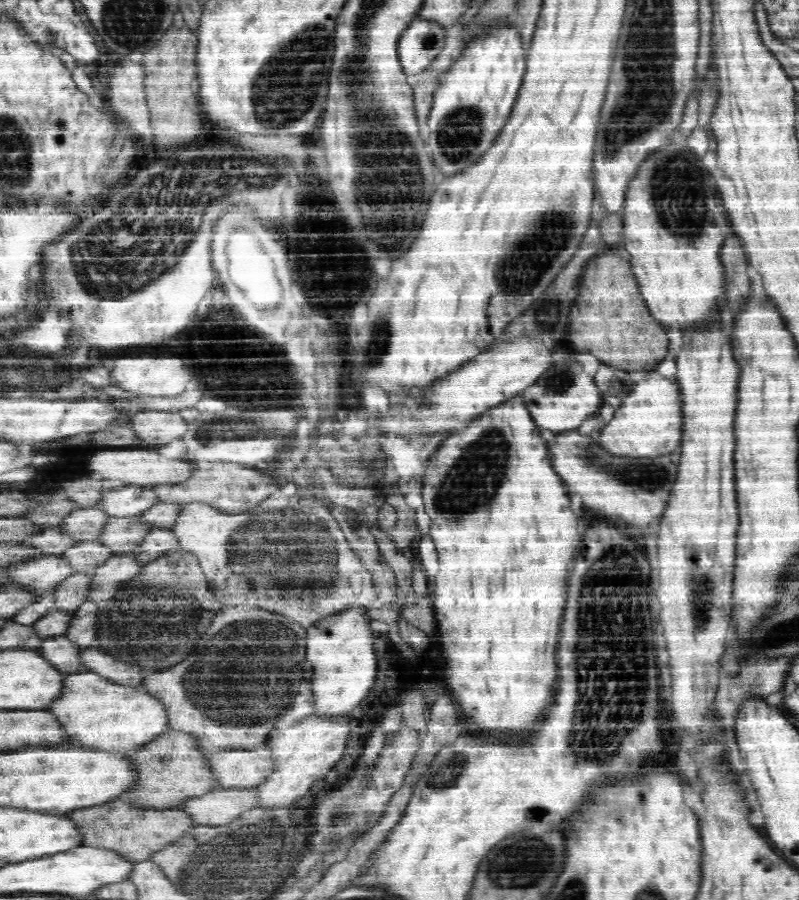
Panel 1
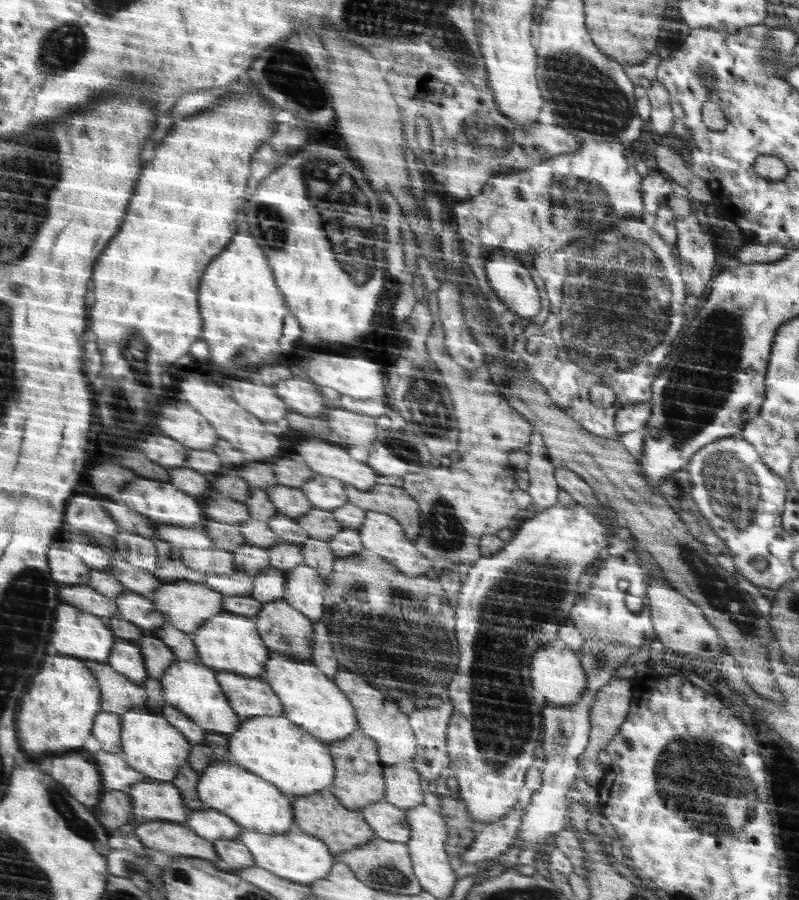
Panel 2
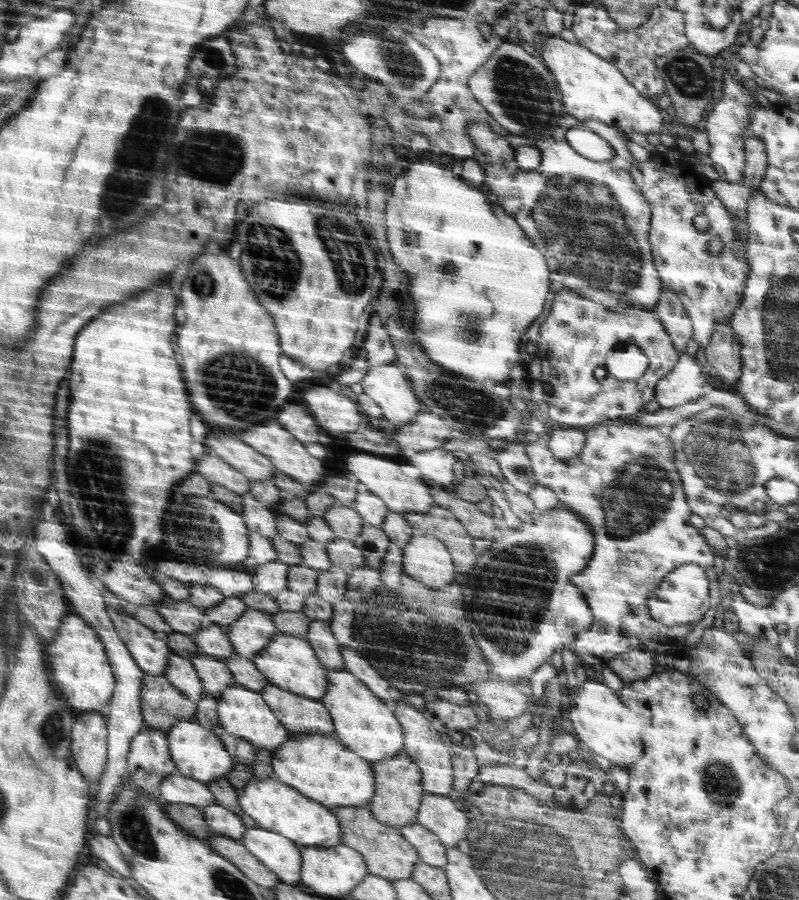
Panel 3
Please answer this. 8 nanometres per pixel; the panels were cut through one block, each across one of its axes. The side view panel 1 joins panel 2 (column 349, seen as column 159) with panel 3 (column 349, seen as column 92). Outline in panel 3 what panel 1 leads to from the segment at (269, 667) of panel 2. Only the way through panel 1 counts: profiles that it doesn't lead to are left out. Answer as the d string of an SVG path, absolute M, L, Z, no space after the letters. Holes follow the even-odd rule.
M344 669L328 671L328 681L328 692L324 697L320 697L319 701L328 707L333 716L333 735L336 738L372 763L385 761L403 752L404 728L394 717L390 703L378 698L350 671Z

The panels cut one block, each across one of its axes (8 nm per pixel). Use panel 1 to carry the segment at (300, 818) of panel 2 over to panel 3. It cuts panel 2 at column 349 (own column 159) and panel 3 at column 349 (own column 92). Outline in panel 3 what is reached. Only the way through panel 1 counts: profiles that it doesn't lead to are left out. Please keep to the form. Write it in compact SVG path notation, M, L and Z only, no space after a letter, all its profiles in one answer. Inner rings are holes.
M366 806L333 808L342 826L342 844L353 847L364 855L368 864L369 874L376 875L390 881L412 878L420 854L397 827L391 827L378 822L374 814Z

